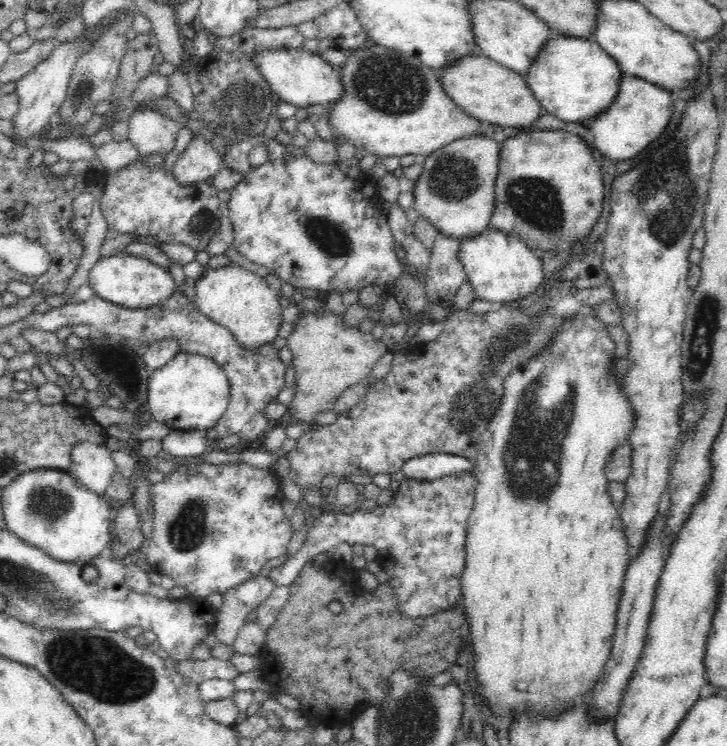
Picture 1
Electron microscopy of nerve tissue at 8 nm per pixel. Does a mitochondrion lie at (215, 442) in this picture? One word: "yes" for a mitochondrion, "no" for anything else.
no

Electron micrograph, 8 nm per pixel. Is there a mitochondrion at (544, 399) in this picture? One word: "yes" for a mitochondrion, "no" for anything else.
yes

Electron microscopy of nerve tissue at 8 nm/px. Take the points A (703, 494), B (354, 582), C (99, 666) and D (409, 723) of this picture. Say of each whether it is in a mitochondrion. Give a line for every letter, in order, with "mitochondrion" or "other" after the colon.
A: other
B: other
C: mitochondrion
D: mitochondrion

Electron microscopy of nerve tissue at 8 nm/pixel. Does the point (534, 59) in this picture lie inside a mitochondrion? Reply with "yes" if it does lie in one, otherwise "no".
no

